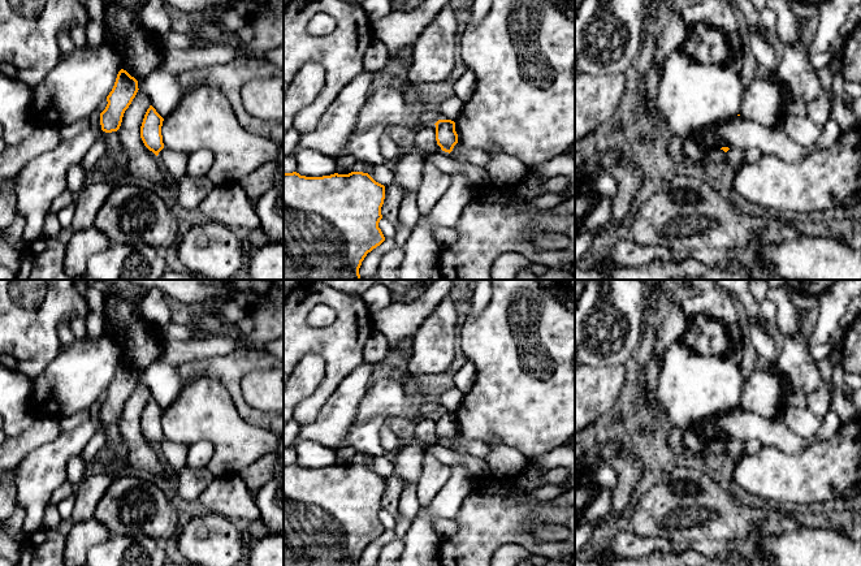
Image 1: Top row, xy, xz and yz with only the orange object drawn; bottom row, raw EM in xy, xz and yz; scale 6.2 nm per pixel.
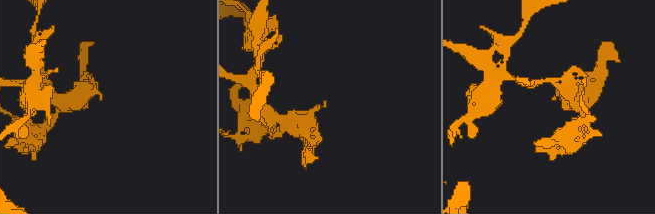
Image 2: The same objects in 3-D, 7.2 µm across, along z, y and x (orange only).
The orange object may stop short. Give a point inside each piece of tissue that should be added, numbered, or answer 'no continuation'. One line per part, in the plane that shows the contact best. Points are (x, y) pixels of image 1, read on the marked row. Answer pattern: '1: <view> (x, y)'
no continuation

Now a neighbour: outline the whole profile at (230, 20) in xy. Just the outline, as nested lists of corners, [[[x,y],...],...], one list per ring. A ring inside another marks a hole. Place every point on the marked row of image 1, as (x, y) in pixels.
[[[226,7],[212,13],[219,16],[220,27],[233,35],[247,25],[247,18],[232,7]]]

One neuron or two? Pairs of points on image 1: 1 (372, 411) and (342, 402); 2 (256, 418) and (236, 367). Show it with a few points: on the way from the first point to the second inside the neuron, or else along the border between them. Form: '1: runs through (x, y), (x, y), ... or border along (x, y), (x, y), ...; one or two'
1: border along (370, 388), (362, 398), (355, 419), (345, 435); two
2: runs through (243, 406), (236, 394), (236, 380); one

